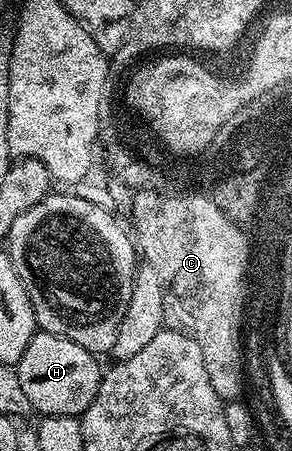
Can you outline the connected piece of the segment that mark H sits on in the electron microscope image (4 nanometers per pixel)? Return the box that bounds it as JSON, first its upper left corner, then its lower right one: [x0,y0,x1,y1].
[16,330,102,417]

